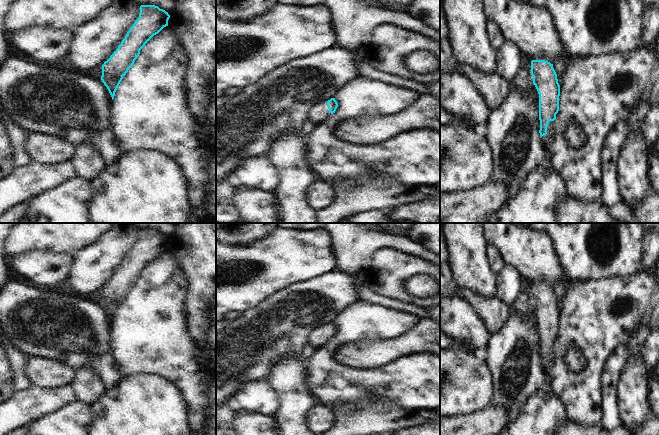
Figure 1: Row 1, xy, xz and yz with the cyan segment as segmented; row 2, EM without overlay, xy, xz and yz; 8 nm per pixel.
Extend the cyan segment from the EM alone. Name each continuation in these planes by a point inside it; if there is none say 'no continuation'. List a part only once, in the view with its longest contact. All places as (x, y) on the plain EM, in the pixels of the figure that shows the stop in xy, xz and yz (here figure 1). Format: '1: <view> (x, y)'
1: yz (547, 364)

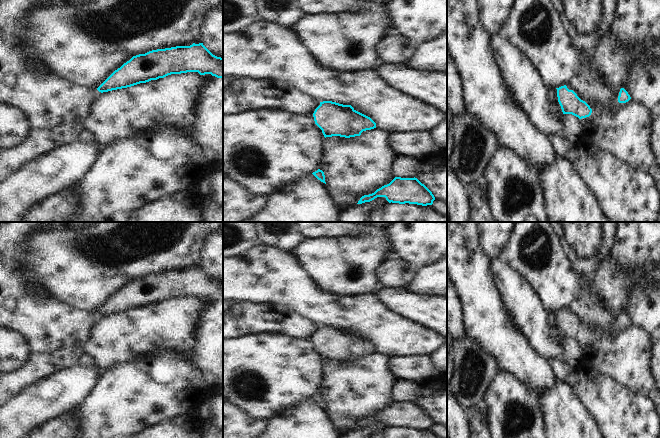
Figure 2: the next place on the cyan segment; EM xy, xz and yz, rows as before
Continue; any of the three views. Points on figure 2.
no continuation

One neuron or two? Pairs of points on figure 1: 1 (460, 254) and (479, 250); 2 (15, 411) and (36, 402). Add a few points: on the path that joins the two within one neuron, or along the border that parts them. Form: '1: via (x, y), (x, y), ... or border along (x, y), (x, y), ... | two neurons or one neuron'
1: via (465, 251), (468, 248), (474, 250) | one neuron
2: via (20, 411), (31, 405) | one neuron

